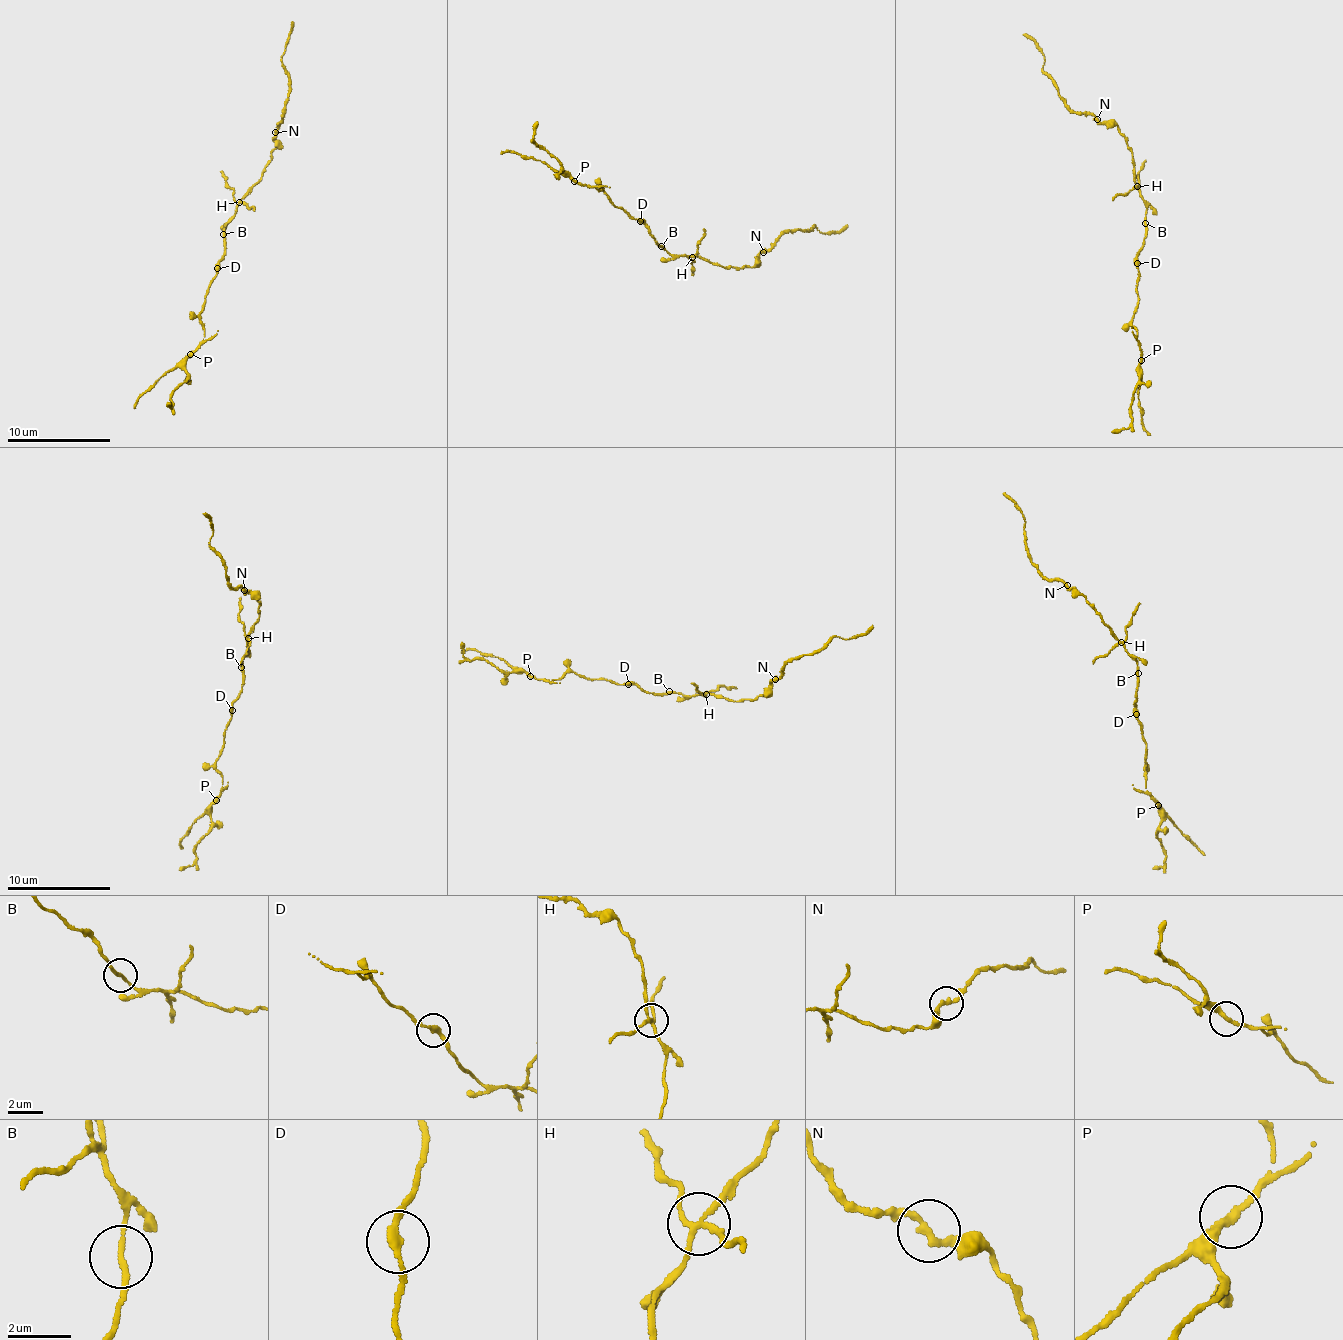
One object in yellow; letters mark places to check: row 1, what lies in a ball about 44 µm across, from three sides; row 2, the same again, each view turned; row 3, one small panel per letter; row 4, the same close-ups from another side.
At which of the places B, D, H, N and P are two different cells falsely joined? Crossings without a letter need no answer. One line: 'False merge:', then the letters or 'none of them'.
False merge: H, P

